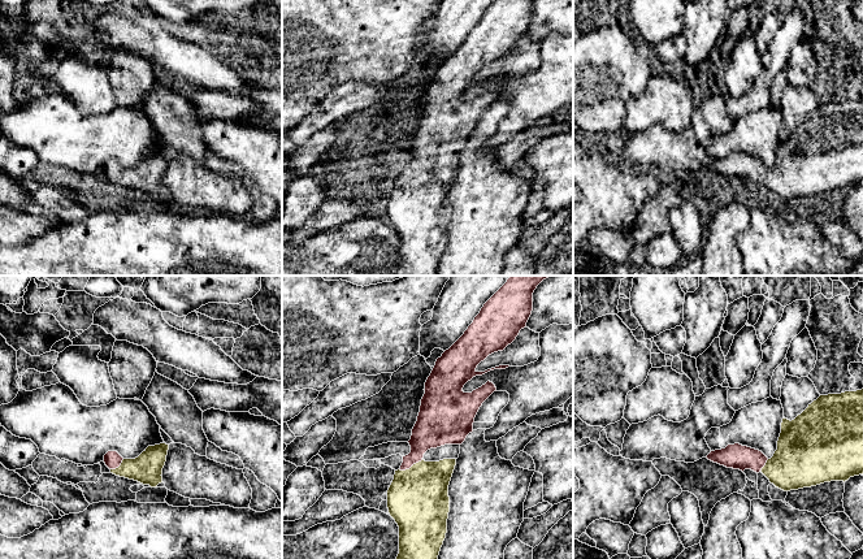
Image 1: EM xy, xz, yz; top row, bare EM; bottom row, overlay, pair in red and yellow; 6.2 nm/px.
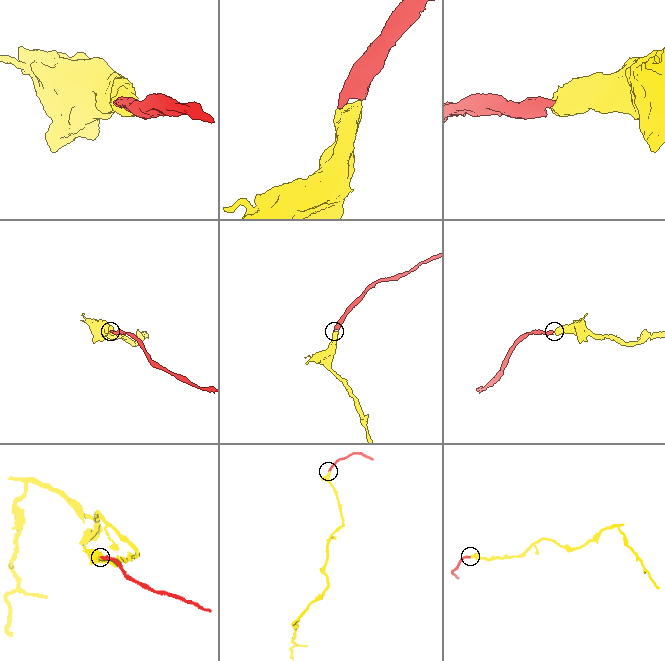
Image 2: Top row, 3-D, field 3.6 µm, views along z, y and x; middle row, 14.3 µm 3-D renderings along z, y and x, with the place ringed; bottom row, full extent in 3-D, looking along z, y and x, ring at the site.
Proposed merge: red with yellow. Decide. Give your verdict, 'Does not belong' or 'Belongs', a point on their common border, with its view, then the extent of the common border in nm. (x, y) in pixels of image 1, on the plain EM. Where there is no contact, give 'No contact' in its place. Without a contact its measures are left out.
Belongs. Touches red at xz (411, 174). Shared border 170 nm

